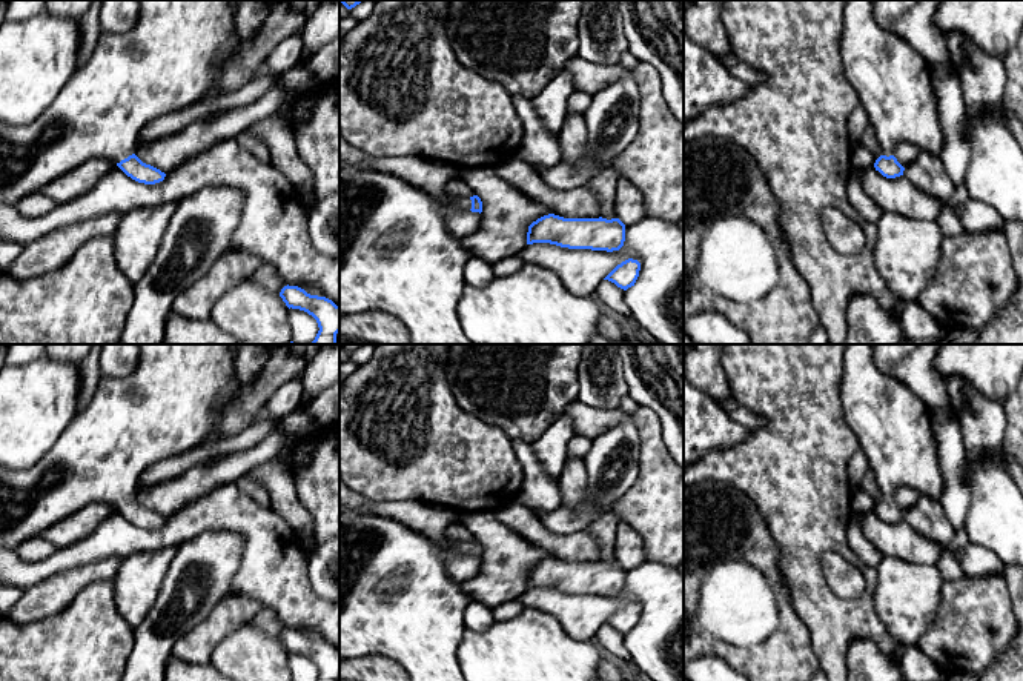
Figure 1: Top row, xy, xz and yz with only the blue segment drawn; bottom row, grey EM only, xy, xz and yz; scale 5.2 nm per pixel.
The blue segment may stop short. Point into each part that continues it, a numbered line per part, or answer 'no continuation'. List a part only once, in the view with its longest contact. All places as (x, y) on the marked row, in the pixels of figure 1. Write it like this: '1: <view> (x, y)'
1: xy (172, 57)

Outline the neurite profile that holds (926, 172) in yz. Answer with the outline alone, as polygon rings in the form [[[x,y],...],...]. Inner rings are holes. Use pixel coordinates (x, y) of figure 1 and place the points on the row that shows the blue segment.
[[[920,151],[917,158],[905,168],[903,175],[920,191],[942,203],[949,201],[955,189],[940,155],[932,155],[925,151]]]

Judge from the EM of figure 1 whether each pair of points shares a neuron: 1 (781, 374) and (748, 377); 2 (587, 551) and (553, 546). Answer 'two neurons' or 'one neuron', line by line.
1: one neuron
2: one neuron

